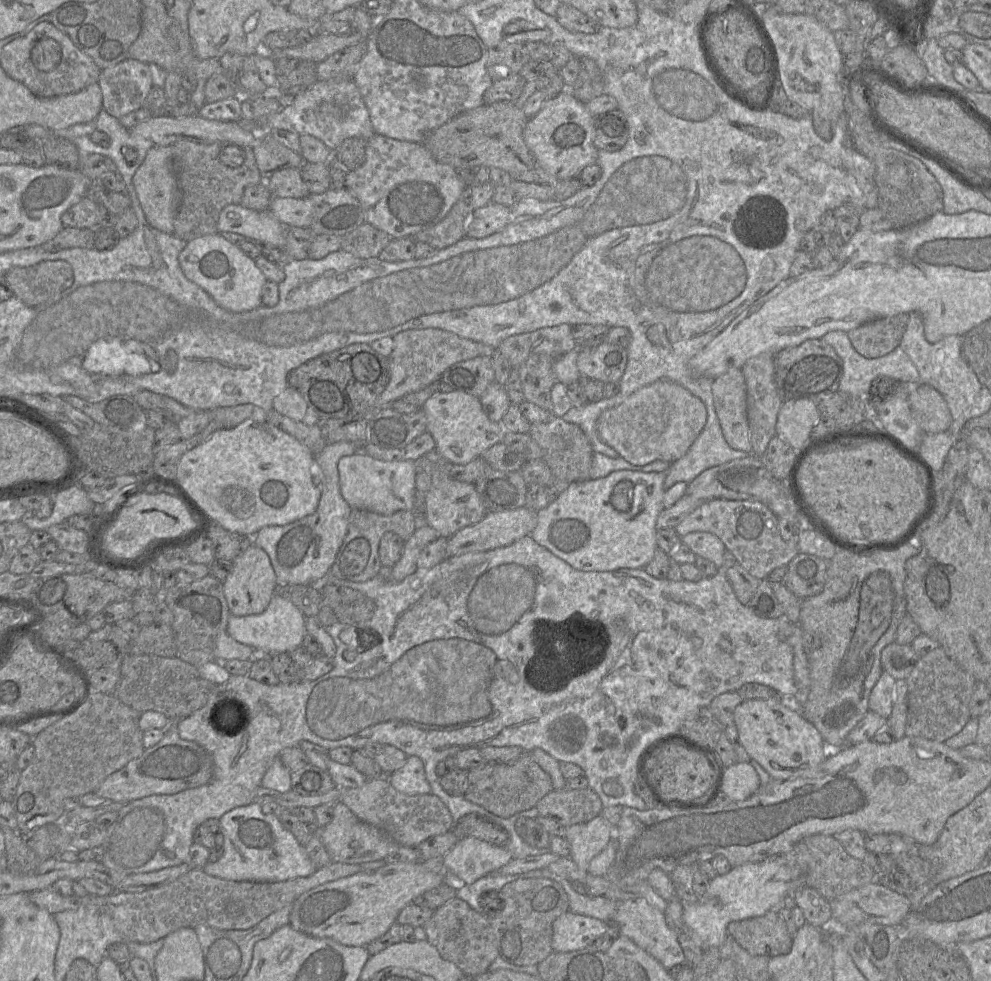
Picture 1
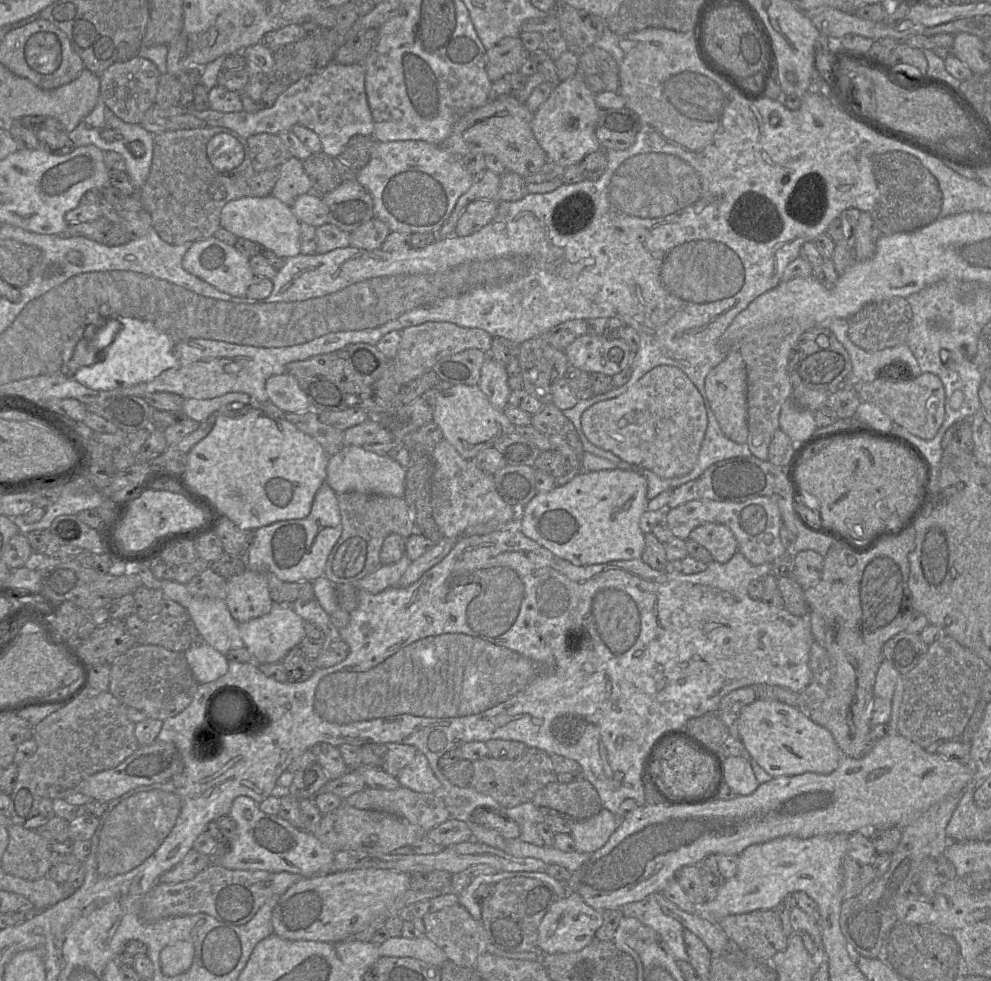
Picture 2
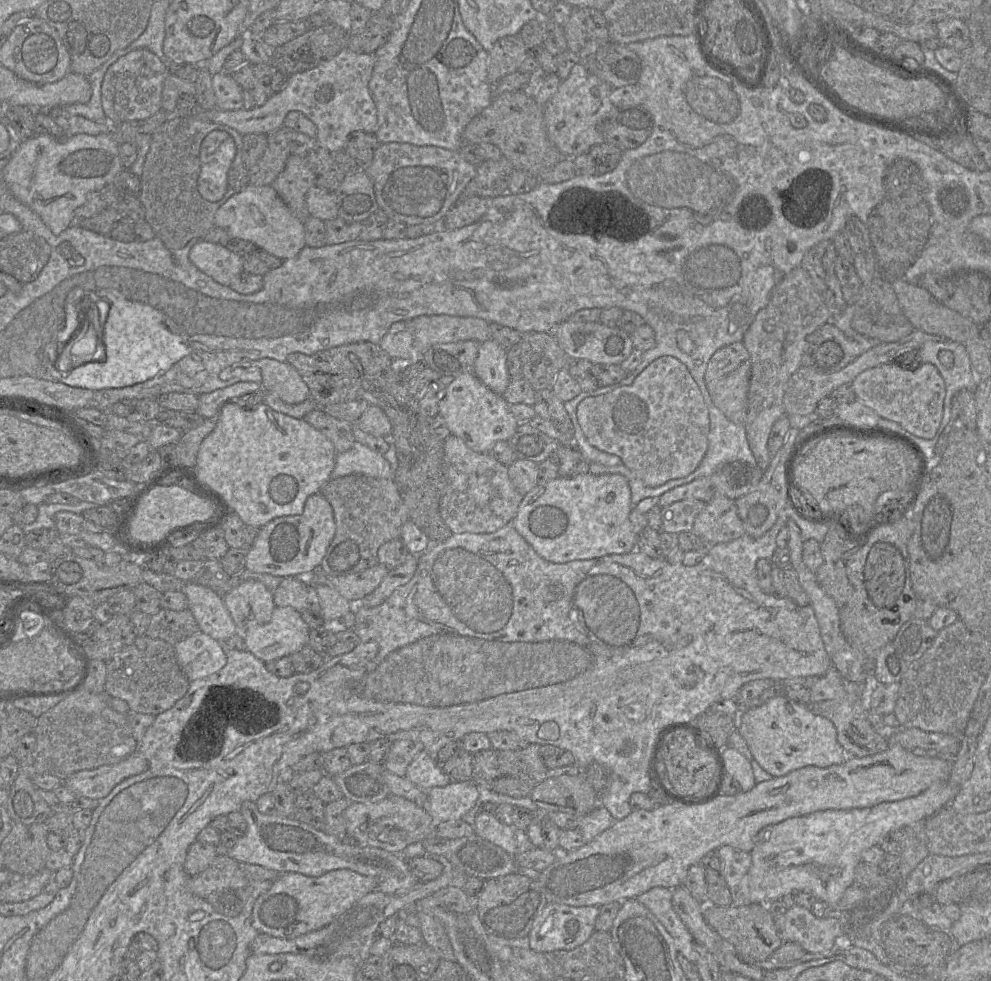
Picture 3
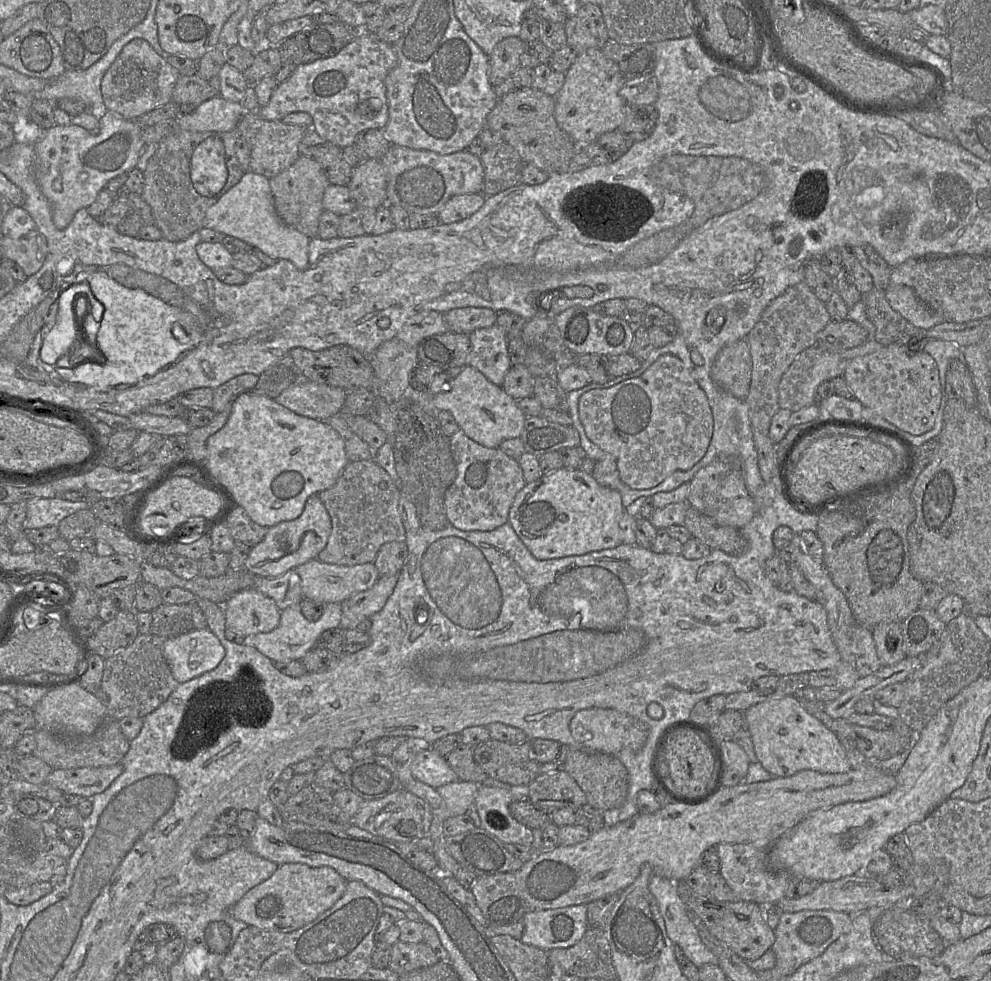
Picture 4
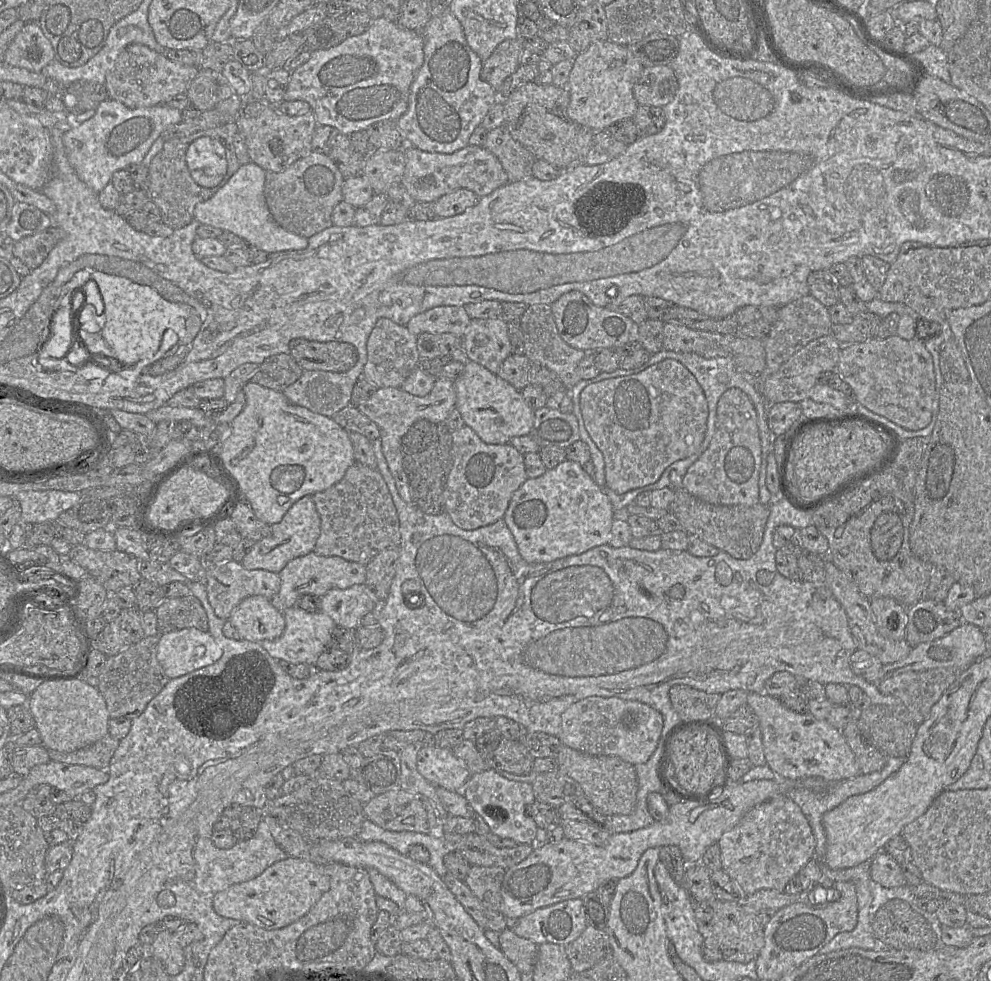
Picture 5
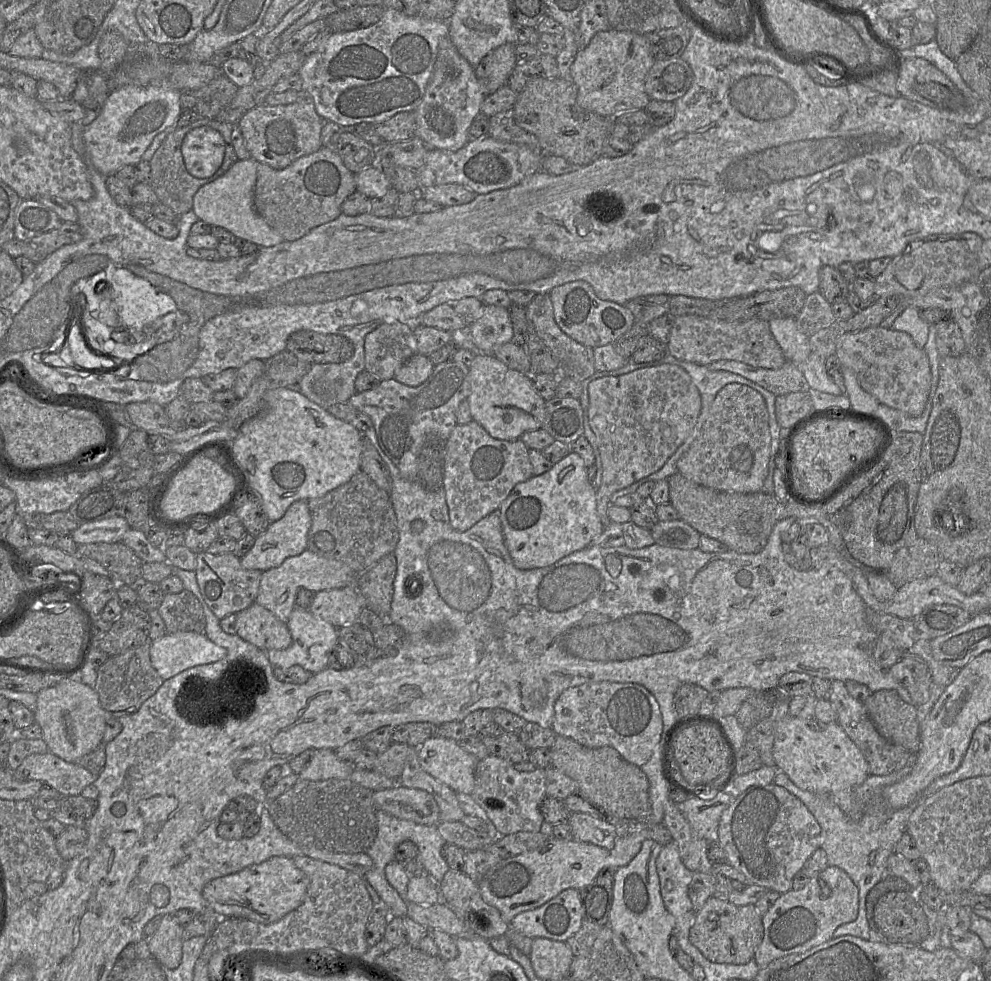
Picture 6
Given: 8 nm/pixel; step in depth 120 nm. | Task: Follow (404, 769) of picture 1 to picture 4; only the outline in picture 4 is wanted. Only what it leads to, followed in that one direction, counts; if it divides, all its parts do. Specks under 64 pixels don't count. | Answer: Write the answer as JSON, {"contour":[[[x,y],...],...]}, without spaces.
{"contour":[[[431,747],[416,755],[411,771],[416,780],[435,789],[458,780],[446,758],[437,754]]]}

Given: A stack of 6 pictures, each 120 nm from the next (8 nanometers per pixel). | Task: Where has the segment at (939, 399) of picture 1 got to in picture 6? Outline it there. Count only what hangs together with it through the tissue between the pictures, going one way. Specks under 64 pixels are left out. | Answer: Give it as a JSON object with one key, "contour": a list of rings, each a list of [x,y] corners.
{"contour":[[[881,326],[841,333],[835,354],[840,365],[851,369],[861,388],[880,404],[910,417],[923,413],[931,390],[931,367],[924,348],[919,348],[908,333]]]}

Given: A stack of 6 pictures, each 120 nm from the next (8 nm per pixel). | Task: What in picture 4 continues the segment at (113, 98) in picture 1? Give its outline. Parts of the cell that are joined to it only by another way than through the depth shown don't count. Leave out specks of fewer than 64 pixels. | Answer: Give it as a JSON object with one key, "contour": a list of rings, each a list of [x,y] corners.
{"contour":[[[135,38],[126,44],[102,78],[101,93],[107,111],[127,120],[140,116],[172,101],[179,72],[158,55],[144,39]]]}

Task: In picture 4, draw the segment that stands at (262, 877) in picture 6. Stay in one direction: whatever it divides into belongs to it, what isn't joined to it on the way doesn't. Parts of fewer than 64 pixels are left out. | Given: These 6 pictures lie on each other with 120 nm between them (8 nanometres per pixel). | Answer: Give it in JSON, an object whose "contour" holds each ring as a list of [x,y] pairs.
{"contour":[[[302,863],[282,864],[270,878],[250,889],[234,904],[230,908],[230,915],[248,926],[255,926],[263,930],[292,932],[311,923],[331,908],[345,892],[346,884],[347,881],[331,867],[310,867]]]}

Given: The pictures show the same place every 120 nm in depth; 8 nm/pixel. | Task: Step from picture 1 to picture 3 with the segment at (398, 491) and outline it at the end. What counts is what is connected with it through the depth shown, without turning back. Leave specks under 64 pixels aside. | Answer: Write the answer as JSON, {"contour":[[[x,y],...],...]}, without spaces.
{"contour":[[[355,442],[349,450],[336,455],[332,478],[350,474],[394,479],[394,472],[384,456],[359,442]]]}

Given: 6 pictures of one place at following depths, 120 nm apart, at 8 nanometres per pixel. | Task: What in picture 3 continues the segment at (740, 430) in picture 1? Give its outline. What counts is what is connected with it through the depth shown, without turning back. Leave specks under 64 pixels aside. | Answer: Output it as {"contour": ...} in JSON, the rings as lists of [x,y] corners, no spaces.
{"contour":[[[741,341],[718,349],[710,358],[705,371],[705,384],[713,404],[736,424],[745,425],[750,370],[750,355]]]}

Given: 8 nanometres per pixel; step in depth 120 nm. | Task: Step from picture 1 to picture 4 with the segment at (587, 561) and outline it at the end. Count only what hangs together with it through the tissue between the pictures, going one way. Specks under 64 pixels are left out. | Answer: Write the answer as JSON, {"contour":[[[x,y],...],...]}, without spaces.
{"contour":[[[562,467],[526,483],[514,498],[508,523],[536,559],[550,560],[623,544],[619,522],[624,513],[618,491],[600,485],[593,475],[581,469]]]}

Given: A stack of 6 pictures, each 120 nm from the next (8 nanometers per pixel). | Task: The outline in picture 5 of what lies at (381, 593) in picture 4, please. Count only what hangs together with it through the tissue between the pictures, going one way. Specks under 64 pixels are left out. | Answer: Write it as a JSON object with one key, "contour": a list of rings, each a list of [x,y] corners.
{"contour":[[[364,584],[347,589],[331,589],[321,596],[320,611],[333,619],[337,626],[348,629],[359,627],[360,618],[377,611],[379,603]]]}

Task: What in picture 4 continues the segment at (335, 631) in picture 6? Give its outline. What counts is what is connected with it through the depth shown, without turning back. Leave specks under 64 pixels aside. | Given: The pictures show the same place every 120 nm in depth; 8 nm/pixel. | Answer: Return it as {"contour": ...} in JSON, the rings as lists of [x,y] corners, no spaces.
{"contour":[[[327,603],[321,617],[309,621],[301,613],[298,605],[290,606],[281,611],[280,623],[272,631],[258,633],[249,639],[249,643],[273,662],[302,660],[316,646],[318,637],[330,628],[343,627],[344,615],[341,603]]]}

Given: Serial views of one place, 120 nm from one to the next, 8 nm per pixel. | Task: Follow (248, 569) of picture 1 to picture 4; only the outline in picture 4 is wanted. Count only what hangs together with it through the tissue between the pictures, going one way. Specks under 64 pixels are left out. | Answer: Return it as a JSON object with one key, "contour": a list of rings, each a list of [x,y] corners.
{"contour":[[[244,589],[233,594],[223,605],[226,628],[251,638],[274,630],[280,623],[281,611],[275,601],[257,589]]]}

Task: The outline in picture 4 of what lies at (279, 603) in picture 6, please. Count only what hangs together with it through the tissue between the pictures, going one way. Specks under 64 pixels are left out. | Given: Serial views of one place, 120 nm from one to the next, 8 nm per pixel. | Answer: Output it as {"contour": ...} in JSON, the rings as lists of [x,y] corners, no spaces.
{"contour":[[[314,558],[297,566],[294,570],[301,579],[303,598],[324,604],[342,603],[352,595],[370,589],[380,578],[374,563],[345,566],[323,563]]]}

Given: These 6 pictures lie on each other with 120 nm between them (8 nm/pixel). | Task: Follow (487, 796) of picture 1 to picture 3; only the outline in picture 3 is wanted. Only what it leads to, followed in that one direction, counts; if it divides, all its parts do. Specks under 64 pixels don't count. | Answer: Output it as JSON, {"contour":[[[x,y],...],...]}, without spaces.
{"contour":[[[529,744],[521,750],[481,750],[473,754],[472,781],[489,790],[513,798],[529,796],[532,790],[547,777],[548,768],[539,754],[541,745]]]}

